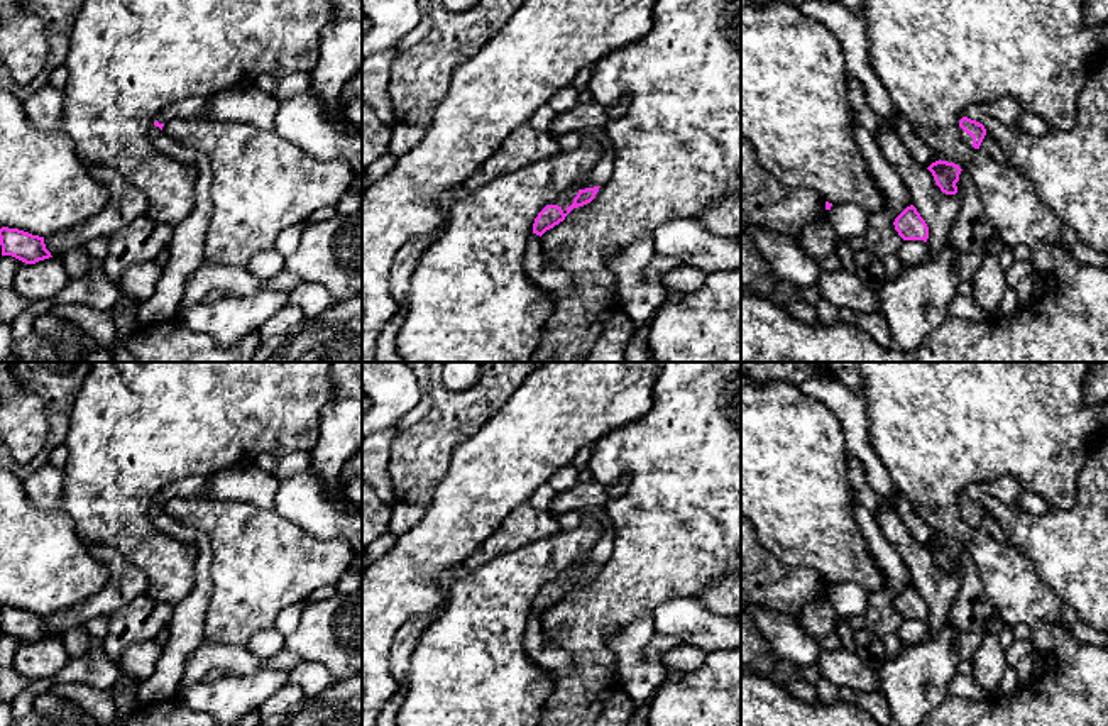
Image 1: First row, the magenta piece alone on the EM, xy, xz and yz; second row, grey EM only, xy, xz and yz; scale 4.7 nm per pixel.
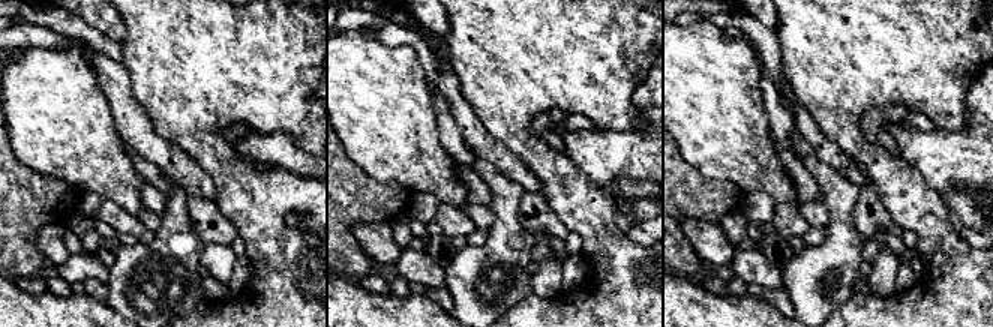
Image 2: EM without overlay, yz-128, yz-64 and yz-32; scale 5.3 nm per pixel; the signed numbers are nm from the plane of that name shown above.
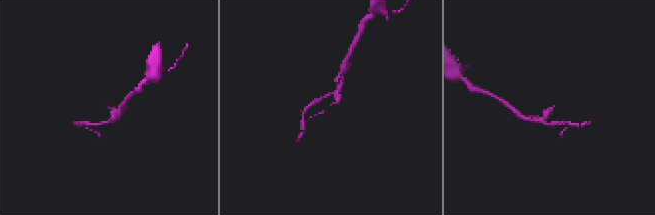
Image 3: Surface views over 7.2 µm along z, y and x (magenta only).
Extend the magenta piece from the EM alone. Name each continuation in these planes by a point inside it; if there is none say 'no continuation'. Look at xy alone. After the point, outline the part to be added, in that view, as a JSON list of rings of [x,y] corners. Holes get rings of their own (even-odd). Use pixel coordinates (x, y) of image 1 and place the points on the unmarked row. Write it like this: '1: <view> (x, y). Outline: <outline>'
1: xy (191, 486). Outline: [[[186,476],[186,477],[176,479],[169,482],[167,486],[164,486],[157,492],[156,499],[159,503],[166,503],[174,498],[191,499],[191,498],[205,498],[205,496],[210,496],[208,477]]]

